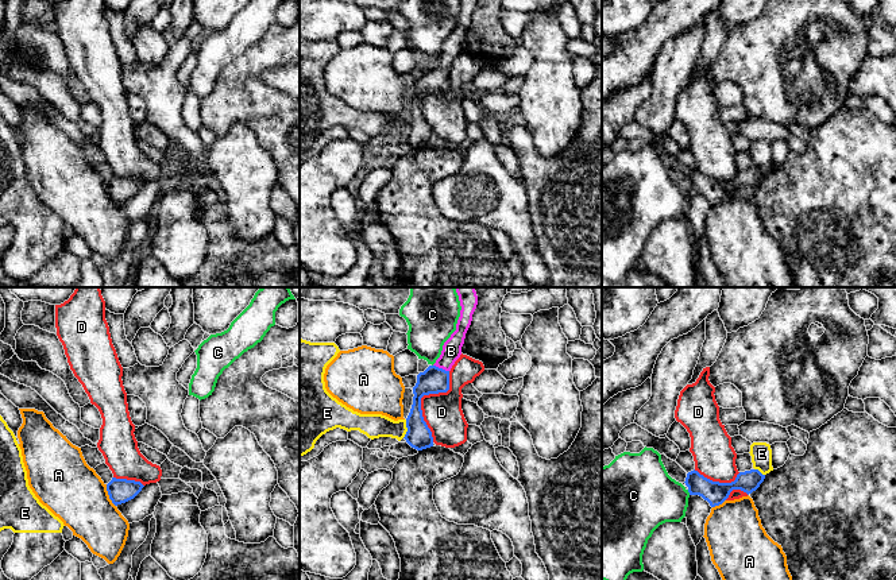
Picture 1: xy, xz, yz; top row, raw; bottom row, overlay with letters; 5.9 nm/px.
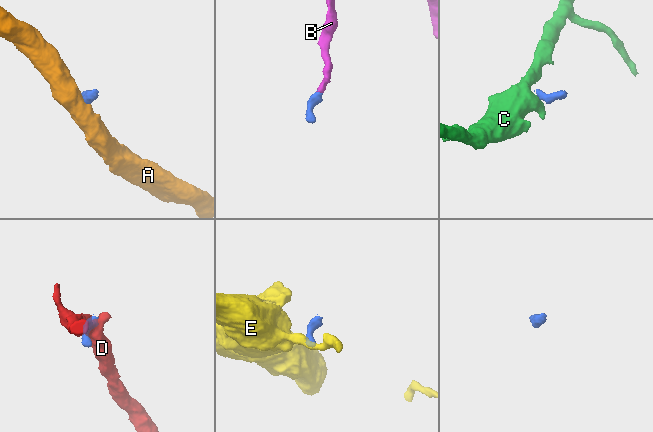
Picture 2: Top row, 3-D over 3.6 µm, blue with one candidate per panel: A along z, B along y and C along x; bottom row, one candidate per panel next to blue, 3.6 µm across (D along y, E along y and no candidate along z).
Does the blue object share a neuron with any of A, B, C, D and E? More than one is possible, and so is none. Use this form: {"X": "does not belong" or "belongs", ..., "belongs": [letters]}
{"A": "does not belong", "B": "belongs", "C": "does not belong", "D": "does not belong", "E": "does not belong", "belongs": ["B"]}

